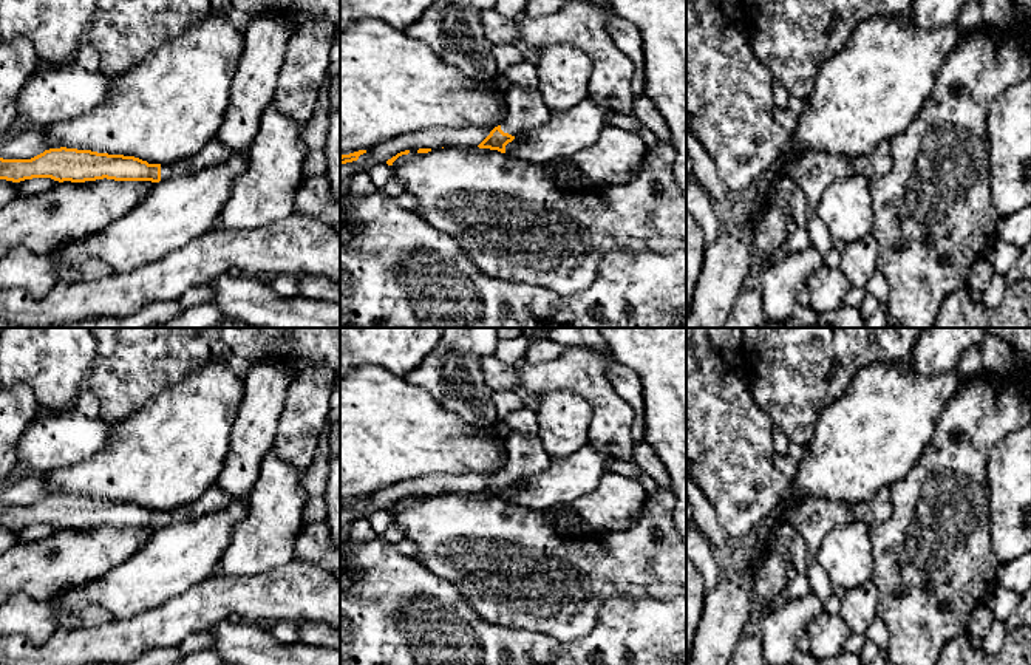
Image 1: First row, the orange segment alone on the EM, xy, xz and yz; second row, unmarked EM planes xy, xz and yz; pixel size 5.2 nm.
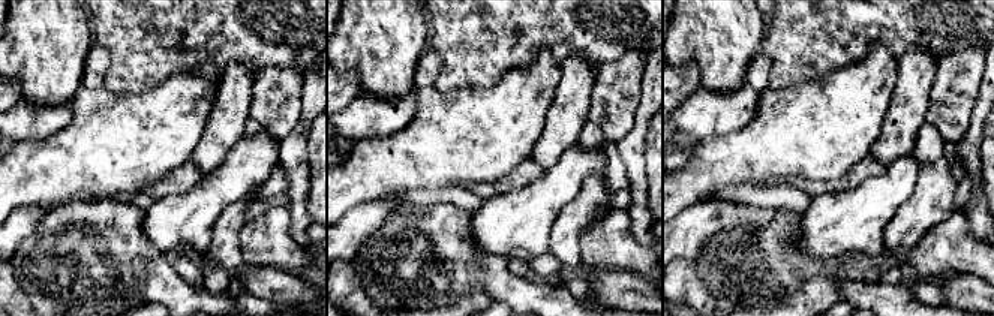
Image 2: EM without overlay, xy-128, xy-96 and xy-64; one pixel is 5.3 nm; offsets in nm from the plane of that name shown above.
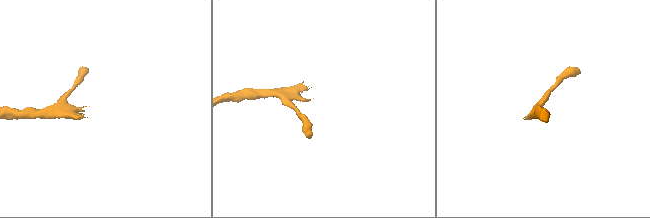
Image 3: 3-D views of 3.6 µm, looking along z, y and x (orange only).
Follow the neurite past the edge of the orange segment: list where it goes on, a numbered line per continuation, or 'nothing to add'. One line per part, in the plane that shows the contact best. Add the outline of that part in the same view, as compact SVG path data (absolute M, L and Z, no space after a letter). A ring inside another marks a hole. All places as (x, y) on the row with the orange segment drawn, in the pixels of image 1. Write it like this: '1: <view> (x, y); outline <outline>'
1: xz (527, 110); outline M512 84L505 91L509 113L501 130L515 138L543 125L552 114L538 90Z

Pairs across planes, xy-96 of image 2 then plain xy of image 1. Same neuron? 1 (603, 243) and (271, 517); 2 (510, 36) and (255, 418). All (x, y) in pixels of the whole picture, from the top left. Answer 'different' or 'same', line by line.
1: different
2: different

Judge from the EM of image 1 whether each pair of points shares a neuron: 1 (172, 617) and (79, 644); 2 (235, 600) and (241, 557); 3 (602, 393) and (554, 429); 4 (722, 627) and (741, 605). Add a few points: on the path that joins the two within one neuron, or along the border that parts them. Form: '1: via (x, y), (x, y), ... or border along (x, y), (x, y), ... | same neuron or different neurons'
1: via (149, 630), (124, 642), (102, 644) | same neuron
2: border along (274, 569), (249, 577), (229, 577), (223, 574) | different neurons
3: border along (554, 390), (572, 390), (589, 404), (588, 439) | different neurons
4: via (725, 622), (736, 610) | same neuron

